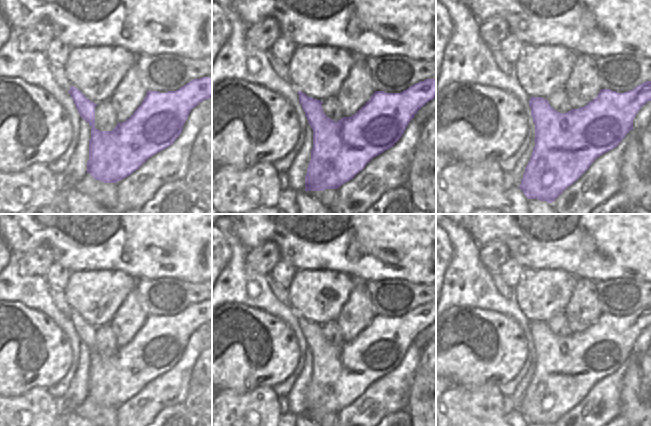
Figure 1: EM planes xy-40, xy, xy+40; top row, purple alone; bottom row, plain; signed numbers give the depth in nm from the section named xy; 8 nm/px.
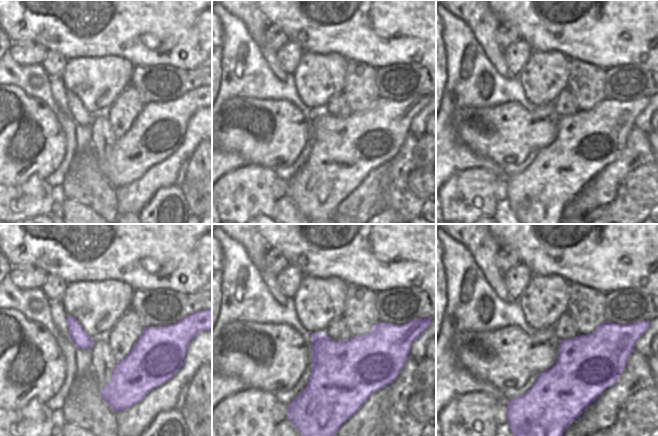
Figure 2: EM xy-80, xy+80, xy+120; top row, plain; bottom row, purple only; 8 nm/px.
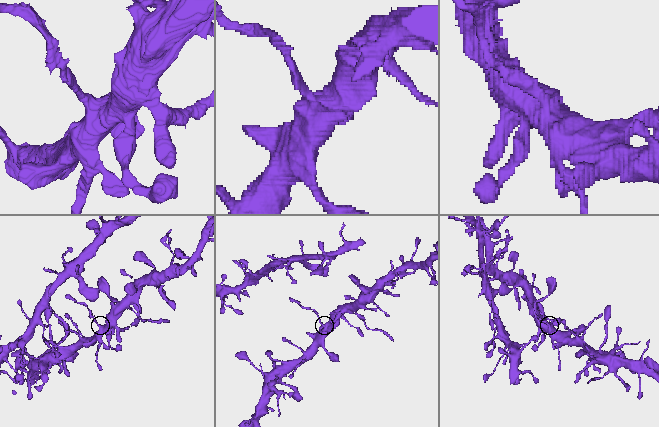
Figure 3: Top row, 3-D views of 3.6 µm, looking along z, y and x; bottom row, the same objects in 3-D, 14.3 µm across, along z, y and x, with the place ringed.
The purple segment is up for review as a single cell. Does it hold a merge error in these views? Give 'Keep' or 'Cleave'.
Cleave

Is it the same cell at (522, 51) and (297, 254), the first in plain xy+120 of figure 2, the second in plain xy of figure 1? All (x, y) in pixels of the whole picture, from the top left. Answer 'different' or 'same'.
different

